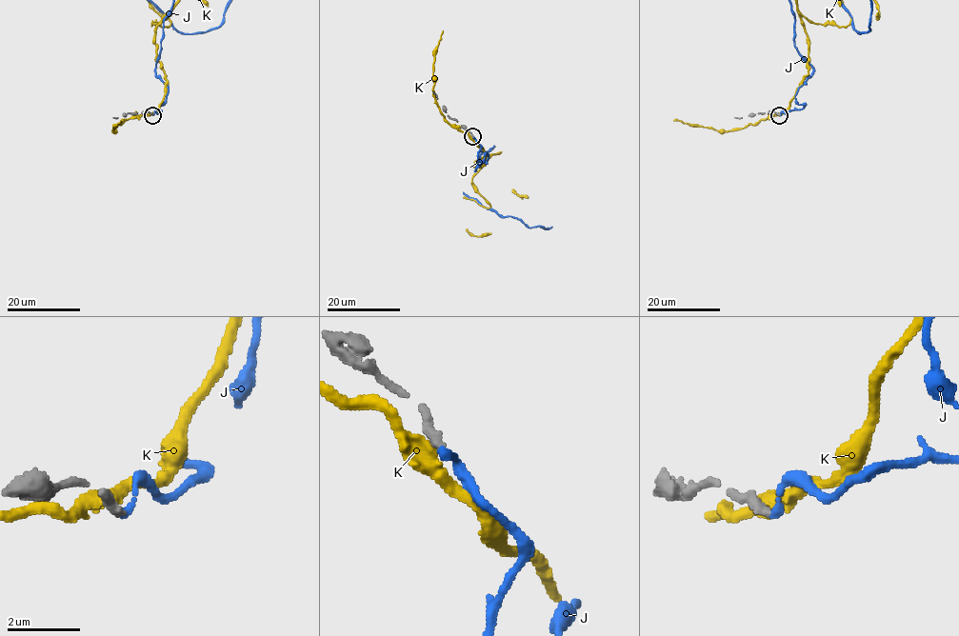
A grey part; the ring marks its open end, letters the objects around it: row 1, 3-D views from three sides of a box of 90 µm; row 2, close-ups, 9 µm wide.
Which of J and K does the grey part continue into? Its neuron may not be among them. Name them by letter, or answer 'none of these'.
J

